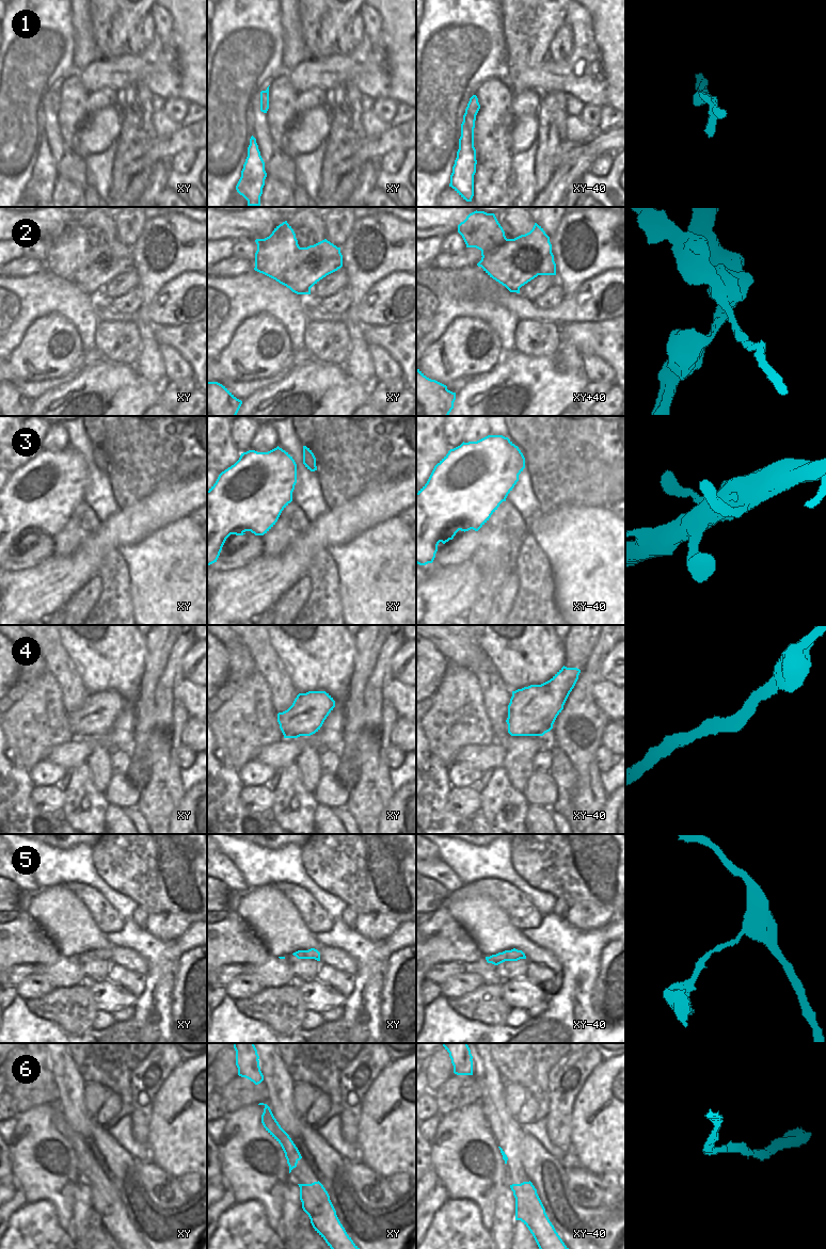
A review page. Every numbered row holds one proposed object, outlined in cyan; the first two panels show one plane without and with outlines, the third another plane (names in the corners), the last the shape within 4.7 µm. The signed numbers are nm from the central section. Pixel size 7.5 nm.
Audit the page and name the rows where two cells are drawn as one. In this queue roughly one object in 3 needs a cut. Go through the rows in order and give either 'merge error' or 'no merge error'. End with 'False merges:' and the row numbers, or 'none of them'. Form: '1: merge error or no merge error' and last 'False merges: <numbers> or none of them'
1: no merge error
2: merge error
3: no merge error
4: no merge error
5: no merge error
6: no merge error
False merges: 2

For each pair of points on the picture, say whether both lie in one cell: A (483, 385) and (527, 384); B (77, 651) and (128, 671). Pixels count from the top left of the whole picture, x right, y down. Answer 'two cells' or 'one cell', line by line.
A: one cell
B: one cell

